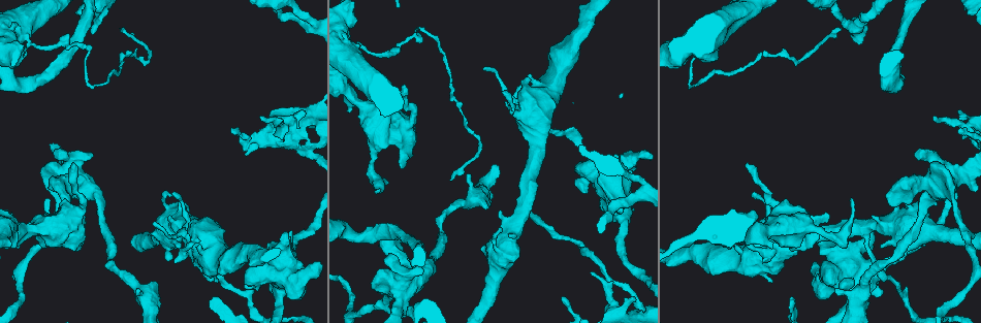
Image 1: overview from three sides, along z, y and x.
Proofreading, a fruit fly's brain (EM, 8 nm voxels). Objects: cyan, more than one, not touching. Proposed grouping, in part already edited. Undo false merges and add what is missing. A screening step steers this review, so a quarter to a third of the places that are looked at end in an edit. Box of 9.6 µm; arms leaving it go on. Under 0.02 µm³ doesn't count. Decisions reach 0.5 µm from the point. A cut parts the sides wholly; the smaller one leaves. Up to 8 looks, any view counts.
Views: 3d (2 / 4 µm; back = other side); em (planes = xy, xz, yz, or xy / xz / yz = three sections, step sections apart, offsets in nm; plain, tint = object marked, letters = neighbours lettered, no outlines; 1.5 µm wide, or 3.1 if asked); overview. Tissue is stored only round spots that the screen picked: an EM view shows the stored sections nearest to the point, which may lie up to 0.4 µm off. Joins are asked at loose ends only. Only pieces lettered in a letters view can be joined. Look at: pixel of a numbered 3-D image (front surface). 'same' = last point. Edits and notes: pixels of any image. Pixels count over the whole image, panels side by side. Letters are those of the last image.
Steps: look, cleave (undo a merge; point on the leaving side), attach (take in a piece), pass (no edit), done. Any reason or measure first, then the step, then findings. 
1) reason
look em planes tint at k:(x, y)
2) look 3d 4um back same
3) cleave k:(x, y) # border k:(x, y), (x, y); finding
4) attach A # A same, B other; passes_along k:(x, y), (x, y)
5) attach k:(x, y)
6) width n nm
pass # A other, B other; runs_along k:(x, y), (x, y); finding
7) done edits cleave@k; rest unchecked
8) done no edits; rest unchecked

branch stops here
look em planes letters at 1:(246, 270)

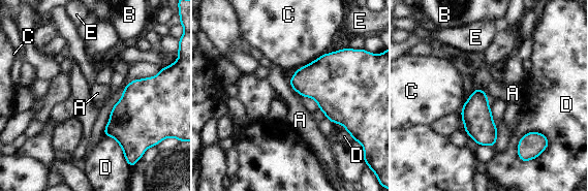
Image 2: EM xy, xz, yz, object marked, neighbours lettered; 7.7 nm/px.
pass # A other, B other, C other, D other, E other; border 2:(288, 84), (302, 96); none of them fits

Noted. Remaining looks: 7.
branch stops here
look em planes letters at 1:(292, 232)

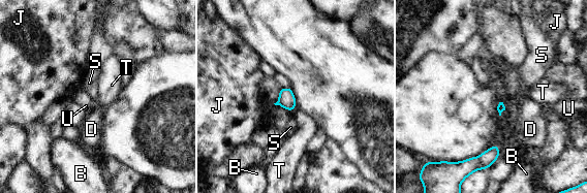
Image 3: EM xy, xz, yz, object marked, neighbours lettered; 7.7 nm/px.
pass # B other, D other, J other, S other, T other, U other; no lettered piece goes on from it

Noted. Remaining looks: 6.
an open end
look 3d 2um at 1:(591, 273)

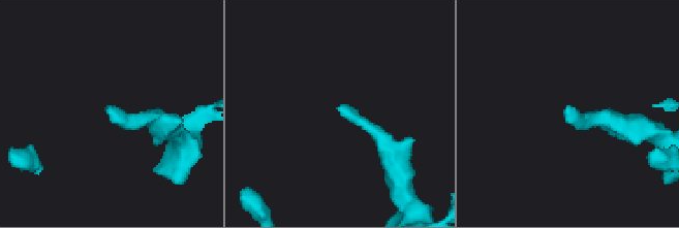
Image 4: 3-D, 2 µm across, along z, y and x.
look em xz step 8 letters at 4:(106, 106)

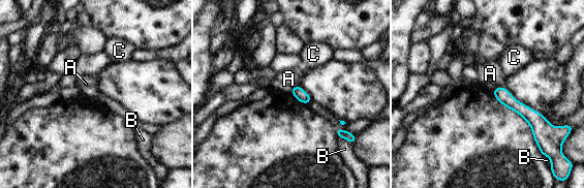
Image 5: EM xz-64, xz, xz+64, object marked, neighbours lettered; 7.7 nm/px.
another direction
look em yz step 8 letters same

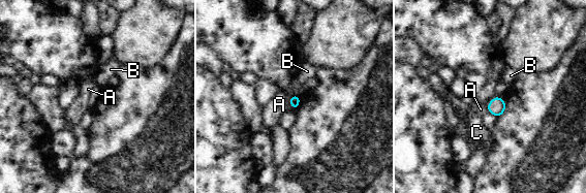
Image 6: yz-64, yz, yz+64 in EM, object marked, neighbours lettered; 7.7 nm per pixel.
longest_contact A 90 nm
pass # A other, B other, C other; none of them fits

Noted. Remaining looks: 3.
done no edits; rest unchecked

